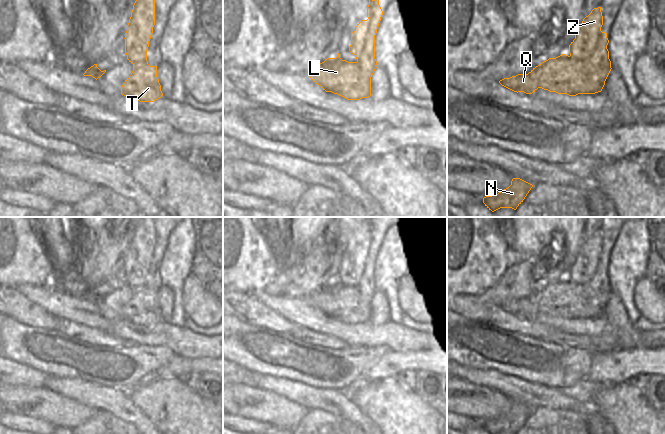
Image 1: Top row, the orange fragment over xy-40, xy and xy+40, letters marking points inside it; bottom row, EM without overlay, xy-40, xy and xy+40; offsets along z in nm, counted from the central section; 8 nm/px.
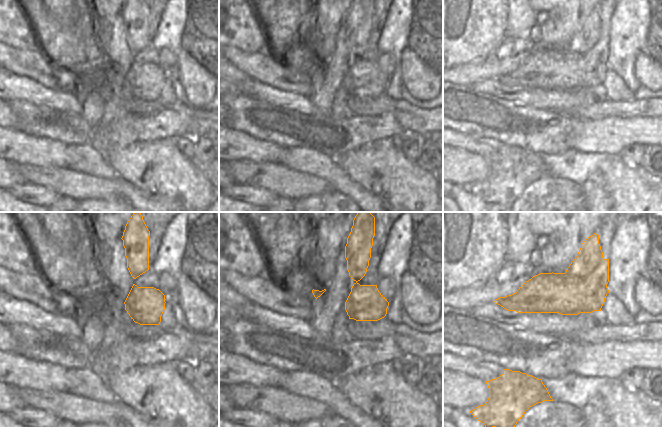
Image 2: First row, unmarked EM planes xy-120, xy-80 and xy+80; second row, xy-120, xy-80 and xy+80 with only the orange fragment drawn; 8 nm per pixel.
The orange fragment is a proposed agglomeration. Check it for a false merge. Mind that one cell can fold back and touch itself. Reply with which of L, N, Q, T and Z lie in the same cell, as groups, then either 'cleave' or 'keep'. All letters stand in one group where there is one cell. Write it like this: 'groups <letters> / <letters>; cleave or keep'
groups L Q T / N Z; cleave

